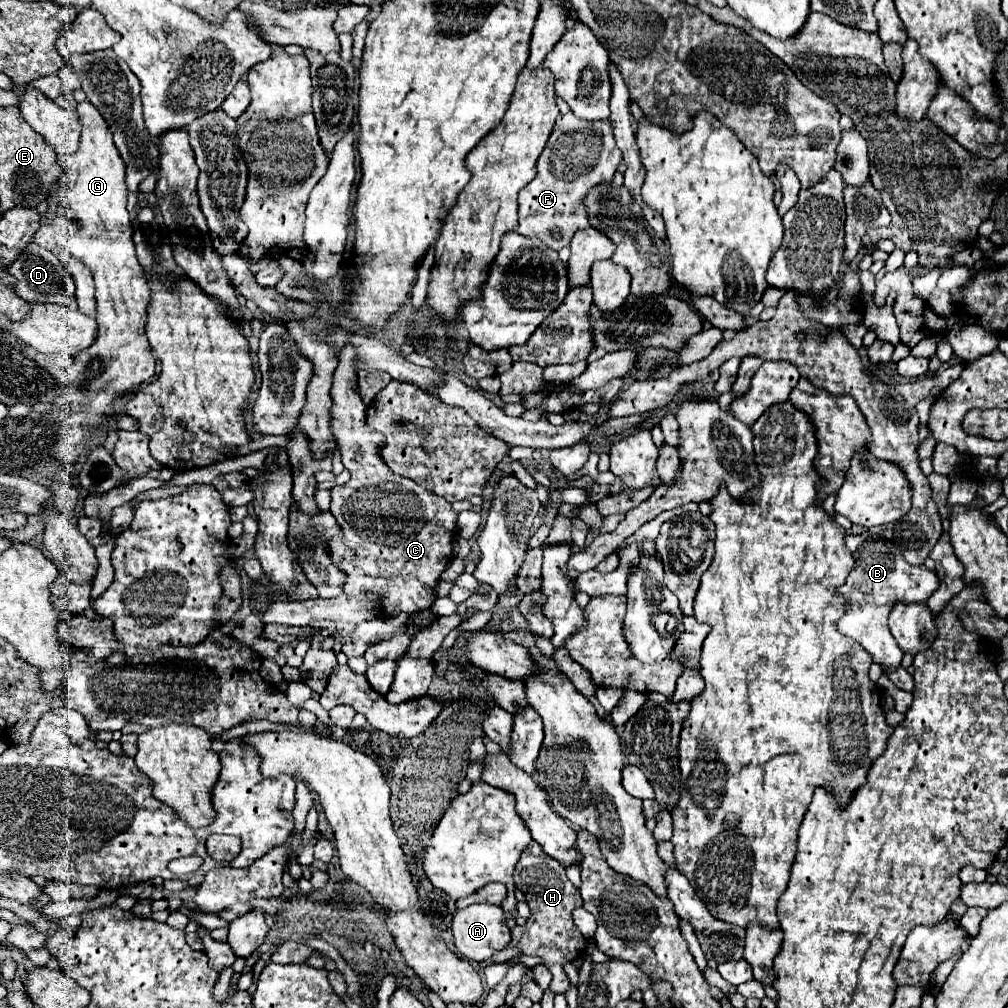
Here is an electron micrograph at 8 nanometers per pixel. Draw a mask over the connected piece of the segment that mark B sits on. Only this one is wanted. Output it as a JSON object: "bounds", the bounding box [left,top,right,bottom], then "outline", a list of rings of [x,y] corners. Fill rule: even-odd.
{"bounds":[837,534,939,670],"outline":[[[849,534],[845,544],[855,558],[855,568],[847,576],[847,582],[837,588],[837,594],[849,602],[845,616],[839,620],[839,632],[859,642],[871,654],[875,664],[895,670],[903,660],[903,650],[897,646],[887,626],[889,610],[897,602],[927,602],[927,598],[939,588],[939,576],[923,564],[907,564],[903,554],[891,542],[885,542],[879,536]]]}

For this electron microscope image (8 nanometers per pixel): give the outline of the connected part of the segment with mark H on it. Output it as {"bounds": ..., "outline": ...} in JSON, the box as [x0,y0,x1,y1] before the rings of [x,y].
{"bounds":[479,842,587,994],"outline":[[[531,842],[527,846],[527,850],[523,850],[523,854],[515,866],[515,886],[525,894],[525,902],[531,908],[531,916],[527,918],[525,926],[511,928],[513,938],[507,944],[507,950],[501,950],[499,954],[495,954],[495,958],[491,958],[491,962],[481,962],[479,966],[481,966],[481,970],[485,970],[487,966],[507,962],[511,956],[517,956],[517,954],[539,956],[543,960],[543,964],[547,966],[547,970],[553,974],[555,992],[565,994],[571,988],[571,982],[569,982],[563,966],[567,962],[577,960],[577,956],[587,946],[587,940],[575,928],[573,918],[571,918],[571,912],[575,908],[583,906],[581,894],[579,894],[579,890],[573,888],[573,884],[565,876],[565,868],[559,866],[553,858],[547,858],[545,854],[541,854],[541,848],[537,842]]]}

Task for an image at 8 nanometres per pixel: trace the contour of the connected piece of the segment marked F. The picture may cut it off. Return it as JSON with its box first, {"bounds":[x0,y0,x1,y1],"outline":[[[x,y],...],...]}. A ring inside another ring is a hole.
{"bounds":[517,112,621,250],"outline":[[[573,112],[559,116],[549,142],[537,160],[537,178],[519,192],[517,232],[527,238],[539,238],[553,250],[567,246],[577,230],[589,226],[583,206],[585,194],[601,182],[611,182],[619,162],[621,152],[615,146],[609,120],[585,122],[577,120]],[[551,228],[561,230],[561,240],[553,240],[549,236]]]}

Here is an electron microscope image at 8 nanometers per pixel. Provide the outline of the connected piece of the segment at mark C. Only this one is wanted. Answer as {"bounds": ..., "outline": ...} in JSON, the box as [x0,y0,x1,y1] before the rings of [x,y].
{"bounds":[331,346,457,616],"outline":[[[345,346],[339,354],[339,366],[333,376],[333,434],[337,438],[337,446],[343,458],[343,466],[351,472],[351,480],[345,486],[335,486],[331,490],[331,514],[339,522],[343,530],[341,536],[331,538],[331,560],[345,572],[345,594],[355,596],[359,592],[373,592],[381,594],[381,612],[385,616],[397,614],[417,614],[429,610],[435,602],[435,586],[439,582],[441,572],[453,558],[453,540],[455,540],[455,526],[457,526],[457,512],[451,504],[421,488],[419,484],[393,474],[389,466],[379,458],[379,450],[383,448],[383,434],[371,430],[365,422],[365,404],[361,402],[359,394],[353,390],[357,382],[355,364],[355,348]]]}

